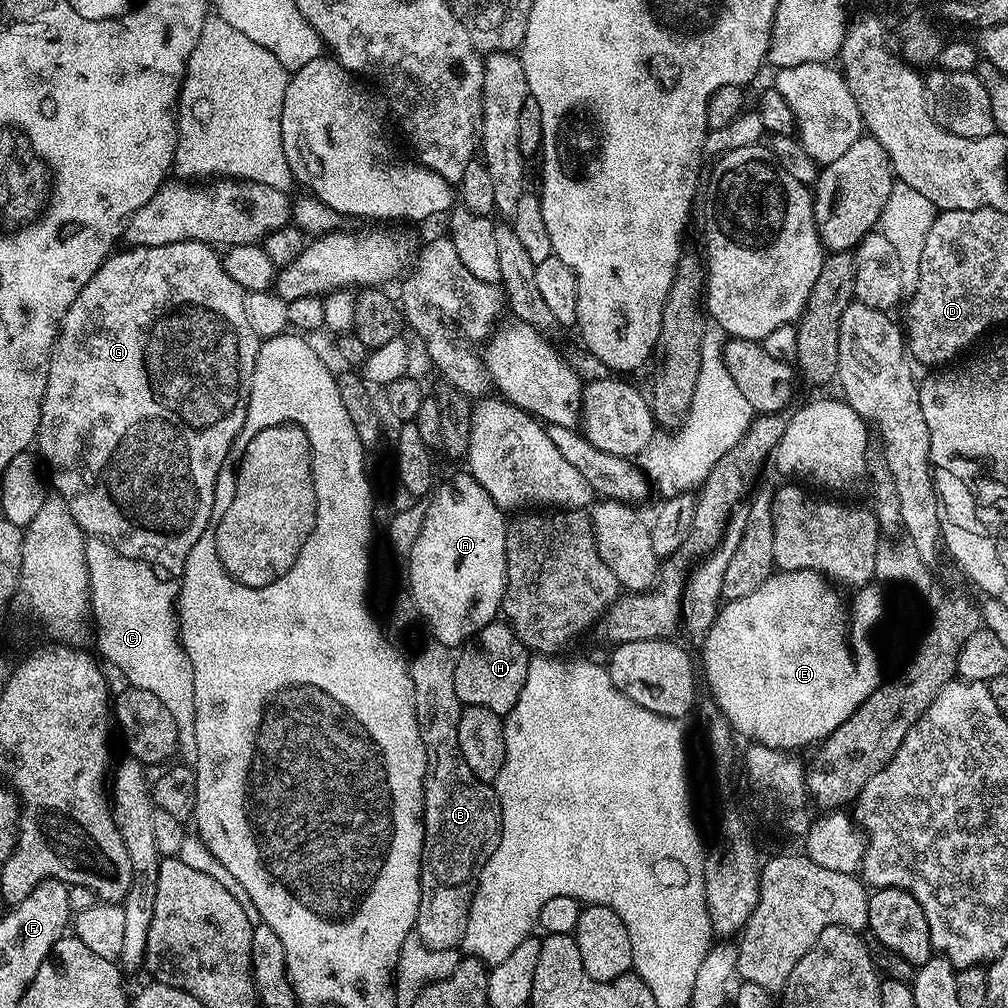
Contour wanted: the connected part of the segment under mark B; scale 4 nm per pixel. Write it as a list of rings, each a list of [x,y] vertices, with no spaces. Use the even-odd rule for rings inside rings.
[[[428,642],[410,660],[418,730],[428,755],[428,773],[424,779],[424,849],[420,855],[420,901],[414,931],[420,935],[422,942],[426,942],[426,946],[434,950],[459,949],[463,945],[468,911],[476,892],[480,869],[489,856],[494,854],[494,850],[498,850],[500,841],[500,803],[495,787],[480,780],[474,770],[466,766],[466,758],[462,758],[462,750],[456,744],[462,705],[458,694],[454,694],[455,669],[456,656],[453,649],[435,642]]]

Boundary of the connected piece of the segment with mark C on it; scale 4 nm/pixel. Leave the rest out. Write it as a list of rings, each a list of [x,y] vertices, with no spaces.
[[[88,538],[84,541],[86,570],[88,571],[88,596],[92,600],[91,623],[94,625],[94,648],[105,656],[114,667],[120,668],[127,683],[143,690],[150,690],[170,710],[177,723],[178,752],[185,761],[196,758],[196,735],[194,734],[194,670],[190,658],[180,643],[178,627],[178,588],[171,579],[165,578],[153,565],[122,555],[104,540]]]

